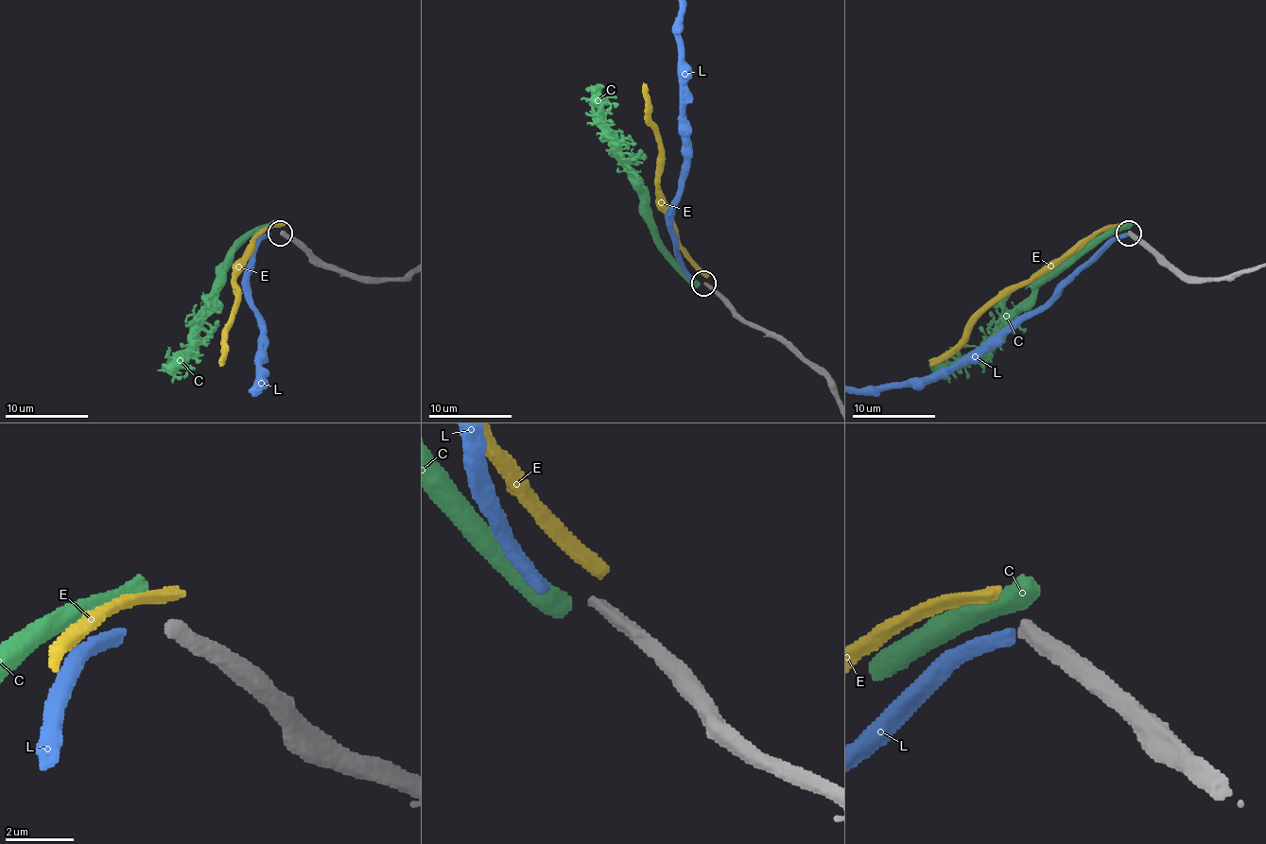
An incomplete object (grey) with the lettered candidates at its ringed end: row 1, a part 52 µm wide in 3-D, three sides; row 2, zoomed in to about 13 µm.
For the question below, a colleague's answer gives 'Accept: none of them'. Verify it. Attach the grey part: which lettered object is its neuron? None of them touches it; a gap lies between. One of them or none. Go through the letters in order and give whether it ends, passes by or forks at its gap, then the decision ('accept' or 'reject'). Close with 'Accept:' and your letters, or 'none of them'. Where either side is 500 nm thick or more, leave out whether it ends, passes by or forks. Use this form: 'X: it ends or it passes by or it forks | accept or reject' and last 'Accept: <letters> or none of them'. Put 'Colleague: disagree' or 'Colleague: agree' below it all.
C: reject
E: it ends | reject
L: it ends | accept
Accept: L
Colleague: disagree

